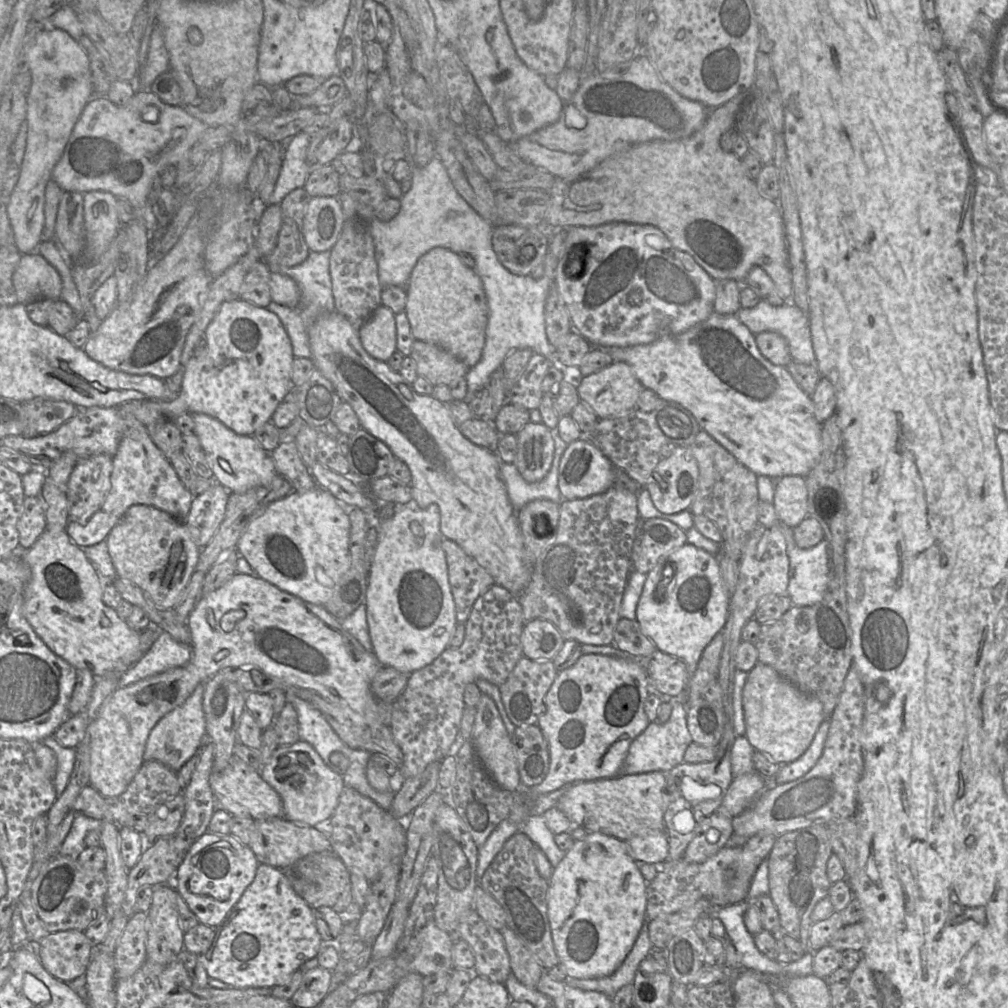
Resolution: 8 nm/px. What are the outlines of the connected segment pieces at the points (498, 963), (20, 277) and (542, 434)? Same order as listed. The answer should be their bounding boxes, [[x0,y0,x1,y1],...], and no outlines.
[[458,909,511,984],[12,253,61,305],[513,422,554,482]]

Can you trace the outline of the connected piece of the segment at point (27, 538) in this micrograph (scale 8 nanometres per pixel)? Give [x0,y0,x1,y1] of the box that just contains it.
[18,496,46,548]

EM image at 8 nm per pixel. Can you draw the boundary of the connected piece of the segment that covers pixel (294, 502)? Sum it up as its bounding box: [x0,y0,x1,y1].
[236,489,350,606]

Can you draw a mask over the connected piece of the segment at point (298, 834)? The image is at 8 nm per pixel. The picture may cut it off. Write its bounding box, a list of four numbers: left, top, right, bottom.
[248,818,331,869]

